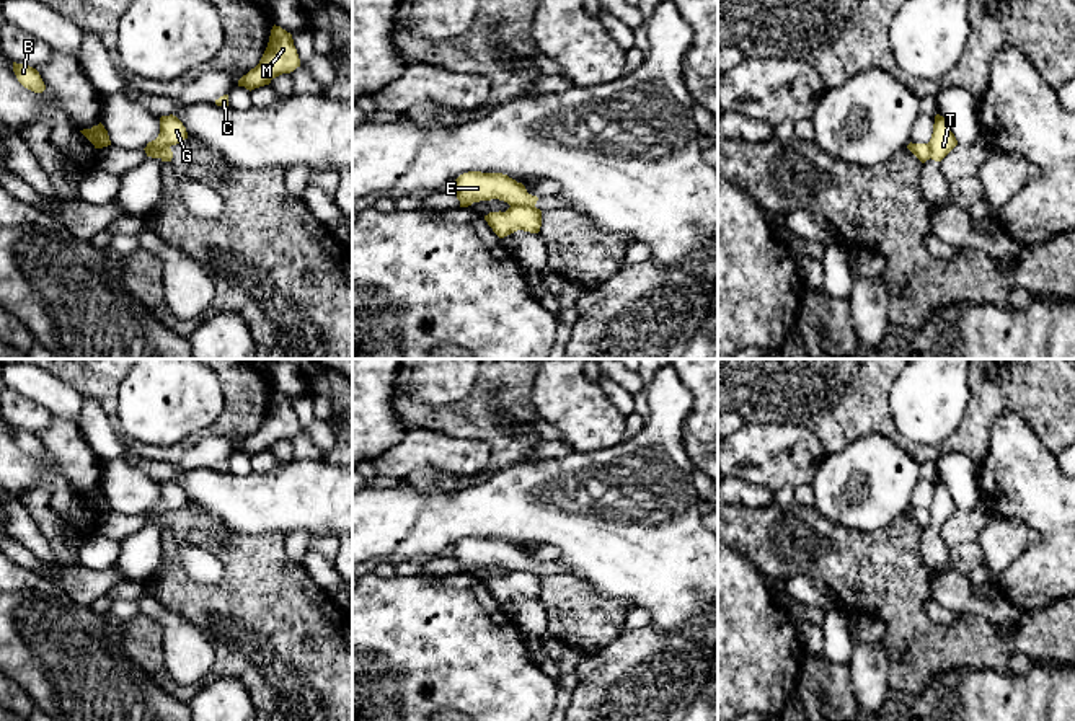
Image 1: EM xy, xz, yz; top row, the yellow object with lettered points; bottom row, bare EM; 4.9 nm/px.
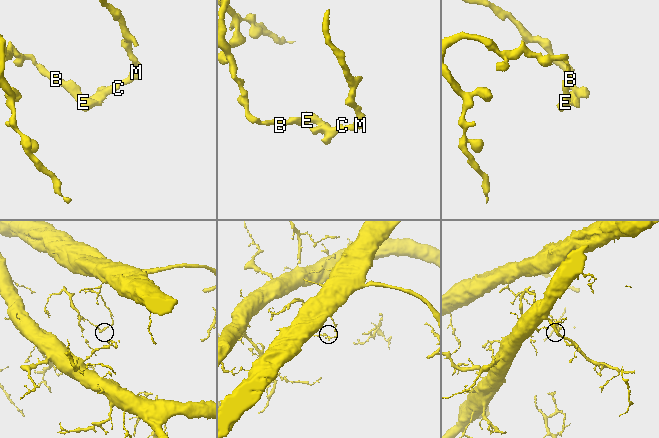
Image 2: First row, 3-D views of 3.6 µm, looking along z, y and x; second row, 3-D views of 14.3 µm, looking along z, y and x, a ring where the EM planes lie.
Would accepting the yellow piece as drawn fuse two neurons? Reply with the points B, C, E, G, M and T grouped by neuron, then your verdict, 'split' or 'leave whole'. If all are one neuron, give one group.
B E / C G M T; split

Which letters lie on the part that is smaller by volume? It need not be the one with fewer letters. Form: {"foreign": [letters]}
{"foreign": ["B", "E"]}

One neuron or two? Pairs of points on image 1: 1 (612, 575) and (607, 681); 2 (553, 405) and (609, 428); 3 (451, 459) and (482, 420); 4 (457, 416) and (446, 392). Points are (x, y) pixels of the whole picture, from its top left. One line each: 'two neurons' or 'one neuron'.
1: two neurons
2: one neuron
3: two neurons
4: two neurons

